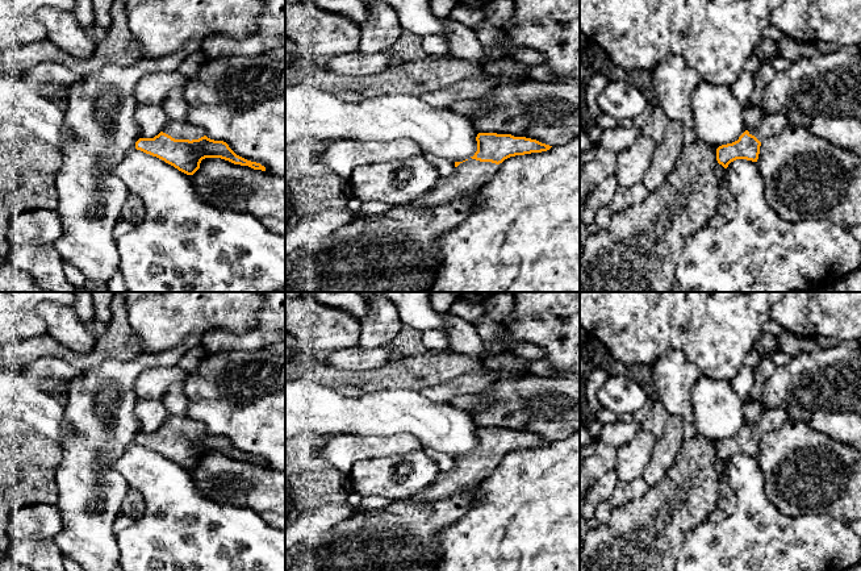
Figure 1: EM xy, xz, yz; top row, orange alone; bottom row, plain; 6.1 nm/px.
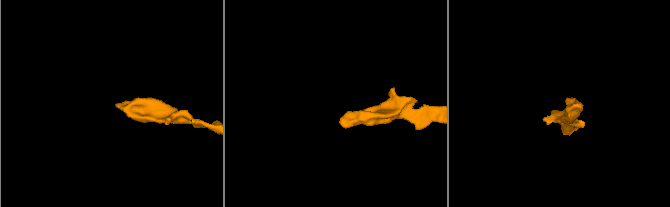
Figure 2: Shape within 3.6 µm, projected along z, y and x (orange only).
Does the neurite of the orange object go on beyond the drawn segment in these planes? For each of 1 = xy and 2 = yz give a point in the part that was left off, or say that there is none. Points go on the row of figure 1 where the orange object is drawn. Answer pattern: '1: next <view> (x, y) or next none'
1: next xy (176, 129)
2: next yz (770, 125)

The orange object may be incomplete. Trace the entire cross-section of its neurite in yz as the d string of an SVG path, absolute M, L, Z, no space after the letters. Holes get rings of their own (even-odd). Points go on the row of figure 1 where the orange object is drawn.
M766 113L758 126L745 130L737 141L716 149L718 163L727 168L736 159L757 162L761 142L769 137L778 136L787 125L785 114Z

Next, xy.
M167 121L154 138L139 138L135 149L164 161L187 175L193 175L205 158L221 158L266 171L260 163L237 155L226 142L208 138L201 128L187 121Z

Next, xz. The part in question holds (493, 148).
M478 133L477 151L469 159L455 162L454 172L439 178L432 191L407 203L413 208L446 204L478 189L500 170L500 164L515 155L542 153L552 146L526 137L511 134Z

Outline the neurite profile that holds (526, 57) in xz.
M510 46L510 59L514 59L524 66L542 66L547 62L544 54L515 46Z

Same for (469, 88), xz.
M485 72L478 78L465 79L442 89L423 93L421 99L434 107L448 107L457 100L478 99L496 84L496 76Z

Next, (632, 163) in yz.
M640 134L626 150L617 154L617 172L619 186L630 187L641 183L651 166L656 142Z

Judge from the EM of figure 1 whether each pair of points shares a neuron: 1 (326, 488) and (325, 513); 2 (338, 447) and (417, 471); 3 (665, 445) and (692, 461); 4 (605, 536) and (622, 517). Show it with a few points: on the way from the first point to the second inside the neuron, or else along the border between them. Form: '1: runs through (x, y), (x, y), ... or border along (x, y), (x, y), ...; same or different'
1: border along (346, 501), (317, 505), (306, 509), (299, 517); different
2: border along (402, 451), (395, 455), (359, 459), (349, 474); different
3: border along (684, 438), (673, 465), (661, 479); different
4: runs through (609, 532), (619, 521); same

